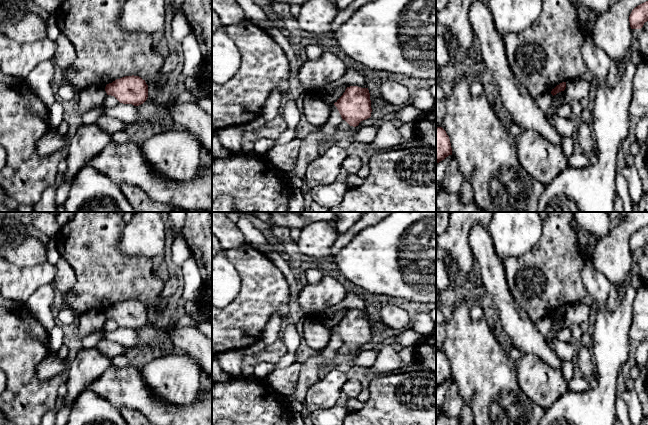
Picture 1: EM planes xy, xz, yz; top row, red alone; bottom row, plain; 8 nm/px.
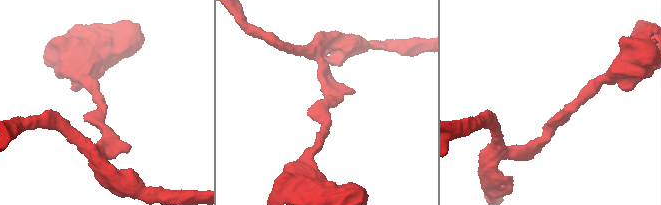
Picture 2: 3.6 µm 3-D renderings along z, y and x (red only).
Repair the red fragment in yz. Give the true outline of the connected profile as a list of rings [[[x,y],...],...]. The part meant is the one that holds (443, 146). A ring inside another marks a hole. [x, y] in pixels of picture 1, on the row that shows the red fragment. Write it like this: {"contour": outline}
{"contour": [[[436,126],[436,164],[452,155],[449,136],[442,127]]]}

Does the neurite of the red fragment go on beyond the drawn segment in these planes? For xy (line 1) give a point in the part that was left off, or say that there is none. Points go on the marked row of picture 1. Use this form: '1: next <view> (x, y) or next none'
1: next none

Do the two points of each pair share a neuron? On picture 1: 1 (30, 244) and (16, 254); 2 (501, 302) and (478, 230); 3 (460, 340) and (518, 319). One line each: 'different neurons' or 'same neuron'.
1: same neuron
2: same neuron
3: different neurons

